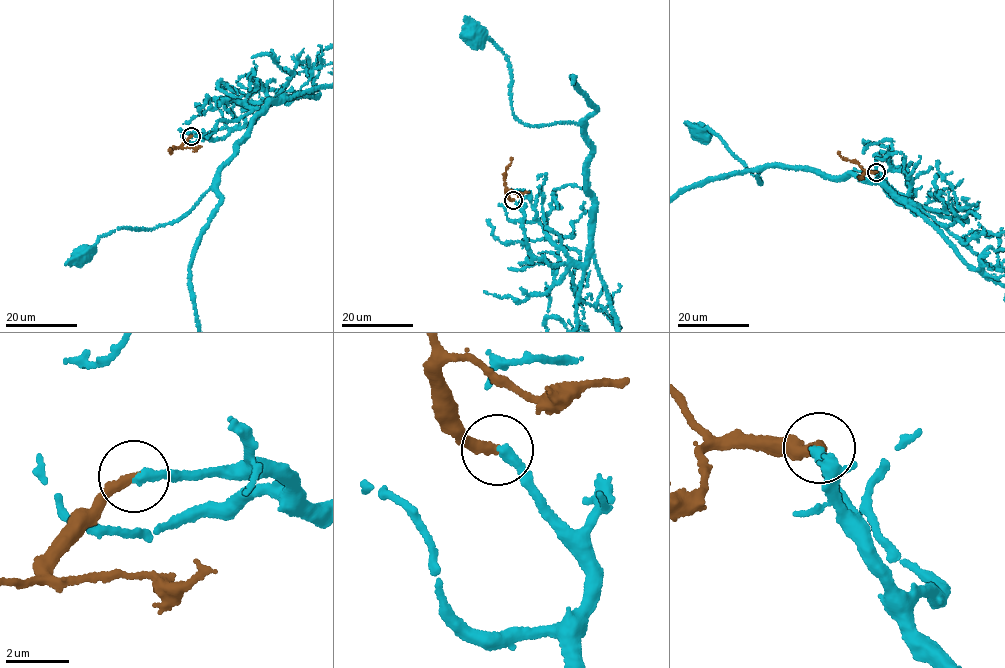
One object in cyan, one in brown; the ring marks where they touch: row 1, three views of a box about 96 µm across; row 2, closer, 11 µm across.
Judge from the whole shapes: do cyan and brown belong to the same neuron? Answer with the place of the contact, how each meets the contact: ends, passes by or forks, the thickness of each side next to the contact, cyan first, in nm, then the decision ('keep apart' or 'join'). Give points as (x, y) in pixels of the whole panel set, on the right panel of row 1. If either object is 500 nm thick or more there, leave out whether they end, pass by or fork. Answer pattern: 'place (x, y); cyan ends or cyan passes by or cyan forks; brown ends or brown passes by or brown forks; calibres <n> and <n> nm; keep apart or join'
place (876, 172); cyan ends; brown ends; calibres 300 and 340 nm; join

